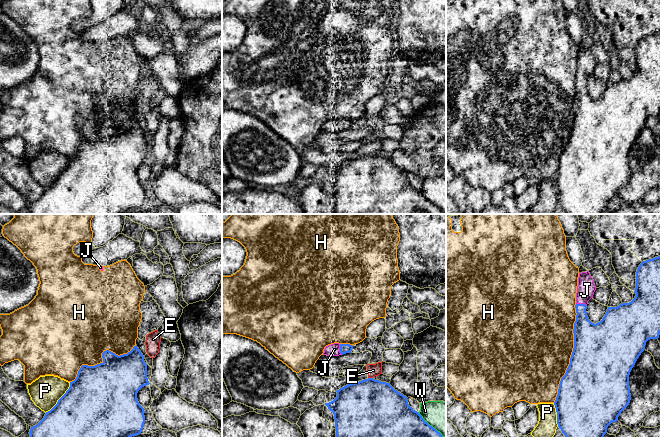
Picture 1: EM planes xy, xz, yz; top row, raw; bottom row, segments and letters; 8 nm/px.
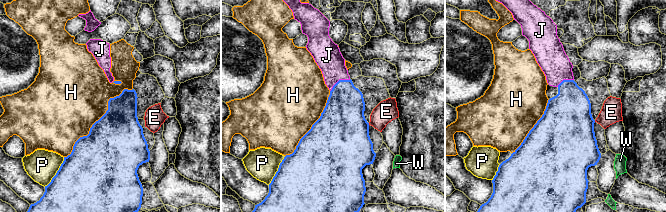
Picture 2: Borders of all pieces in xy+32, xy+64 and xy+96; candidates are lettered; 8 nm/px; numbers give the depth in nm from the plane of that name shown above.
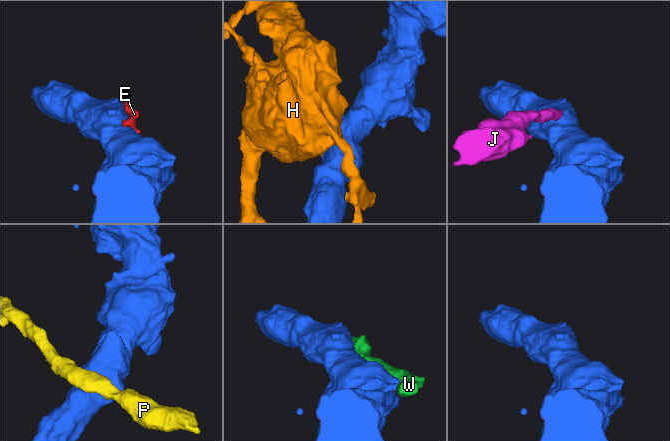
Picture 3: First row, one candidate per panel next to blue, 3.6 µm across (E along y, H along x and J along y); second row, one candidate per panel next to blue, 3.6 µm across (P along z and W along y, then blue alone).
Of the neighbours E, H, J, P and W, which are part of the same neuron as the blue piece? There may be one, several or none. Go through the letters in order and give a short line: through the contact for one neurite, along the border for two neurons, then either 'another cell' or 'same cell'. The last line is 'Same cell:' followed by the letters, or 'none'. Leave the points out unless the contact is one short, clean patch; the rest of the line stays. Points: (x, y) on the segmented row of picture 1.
E: another cell
H: another cell
J: same cell
P: another cell
W: another cell
Same cell: J

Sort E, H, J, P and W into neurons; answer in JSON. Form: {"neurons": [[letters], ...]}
{"neurons": [["E"], ["H"], ["J"], ["P"], ["W"]]}

